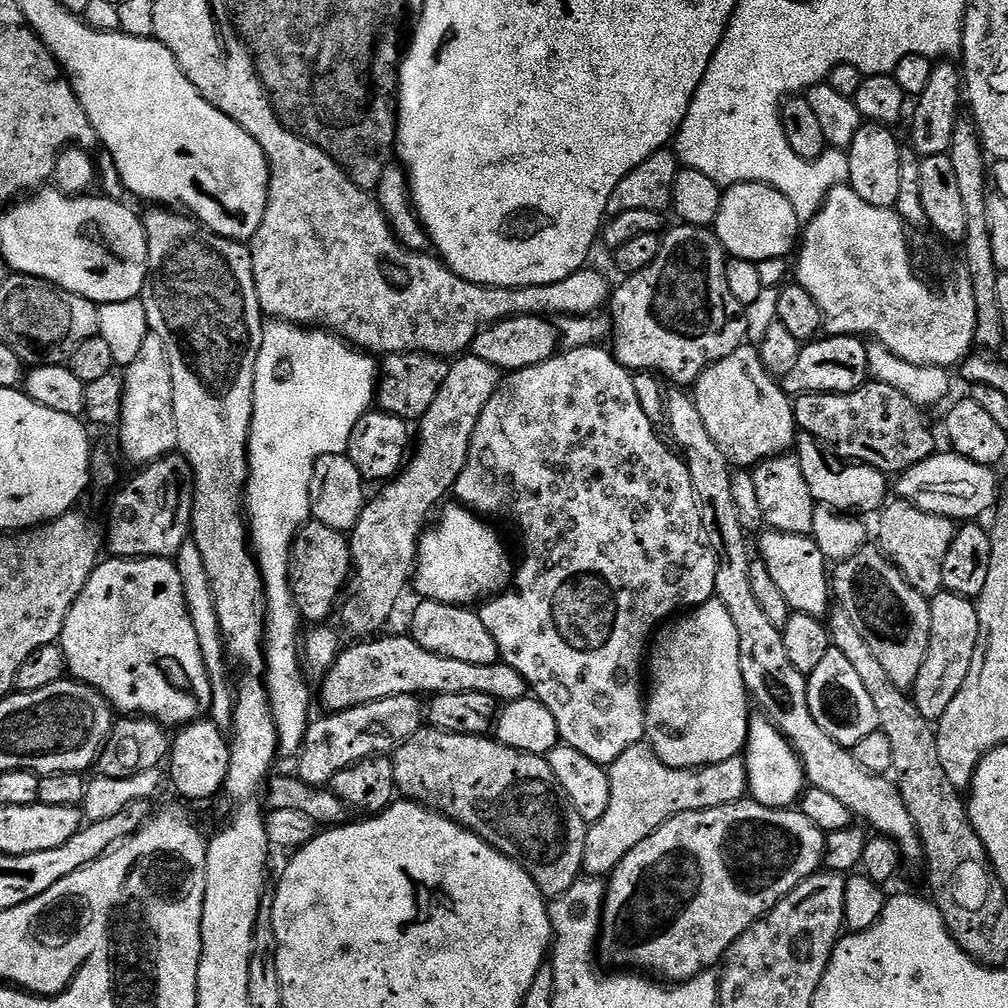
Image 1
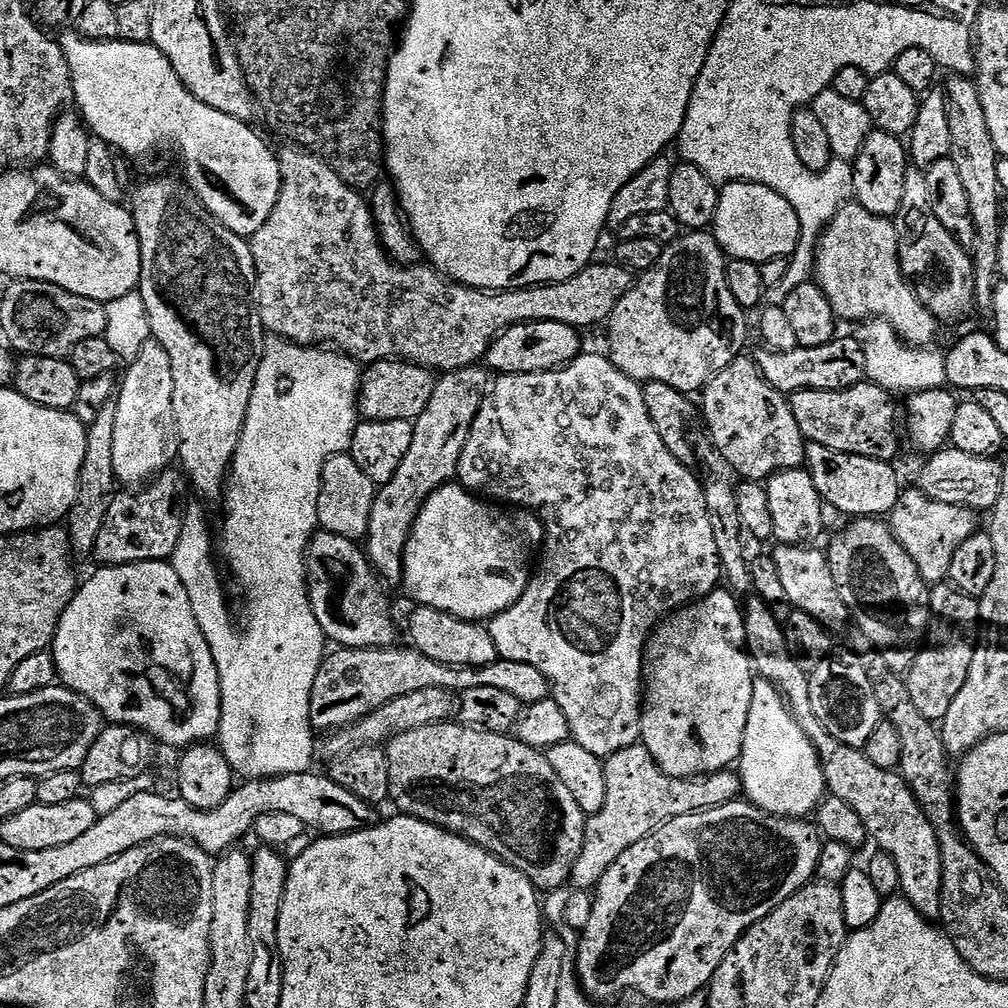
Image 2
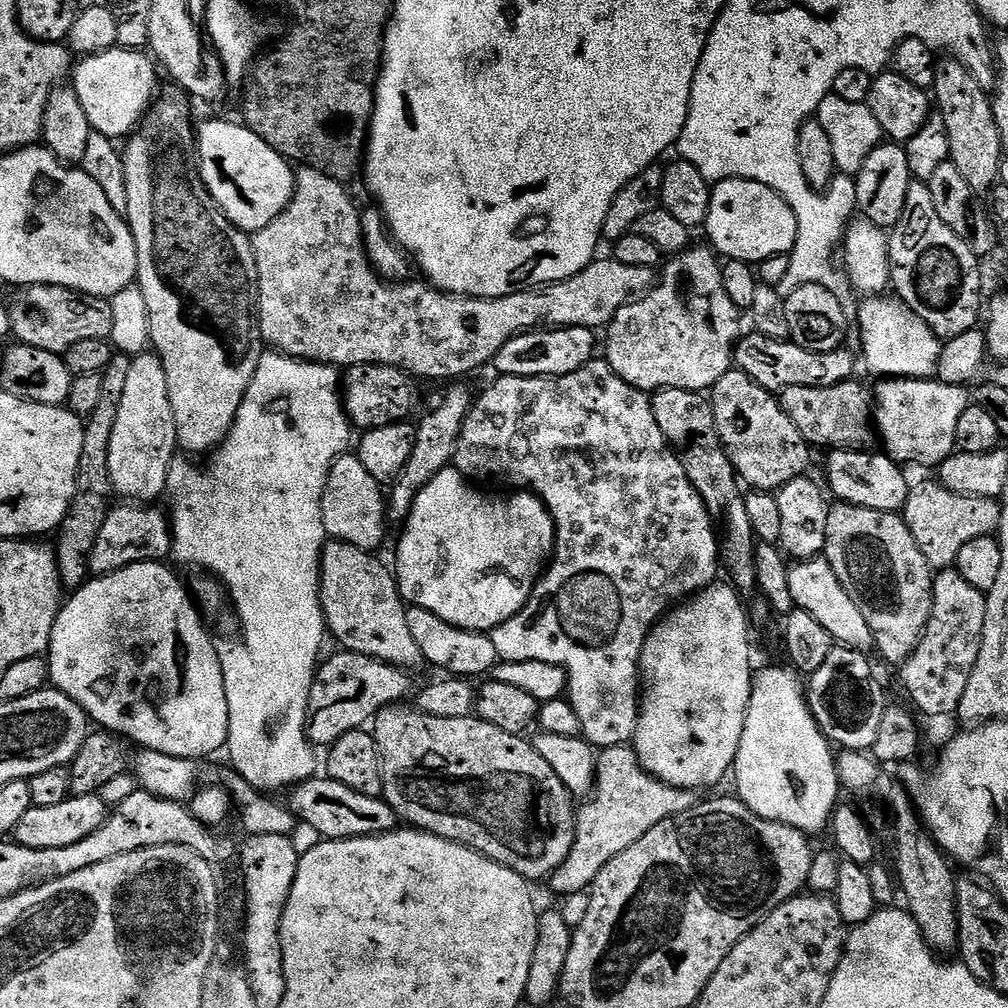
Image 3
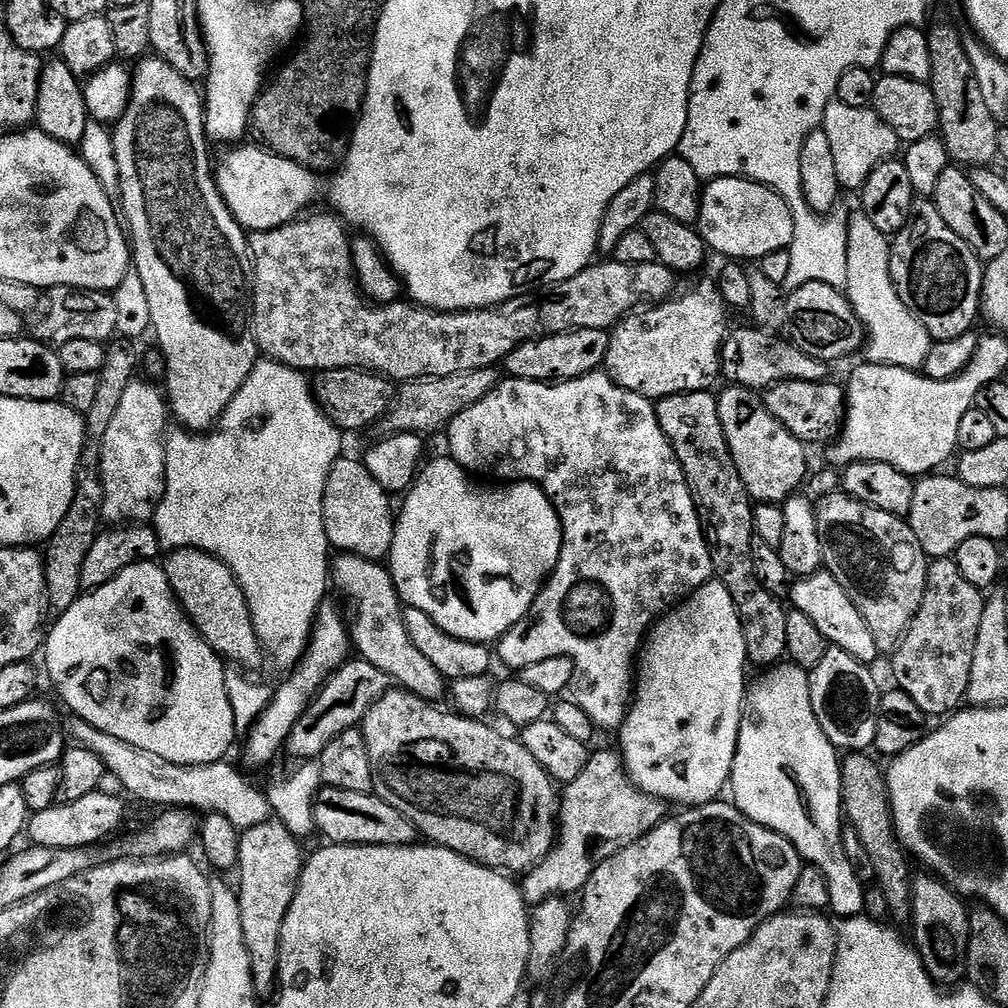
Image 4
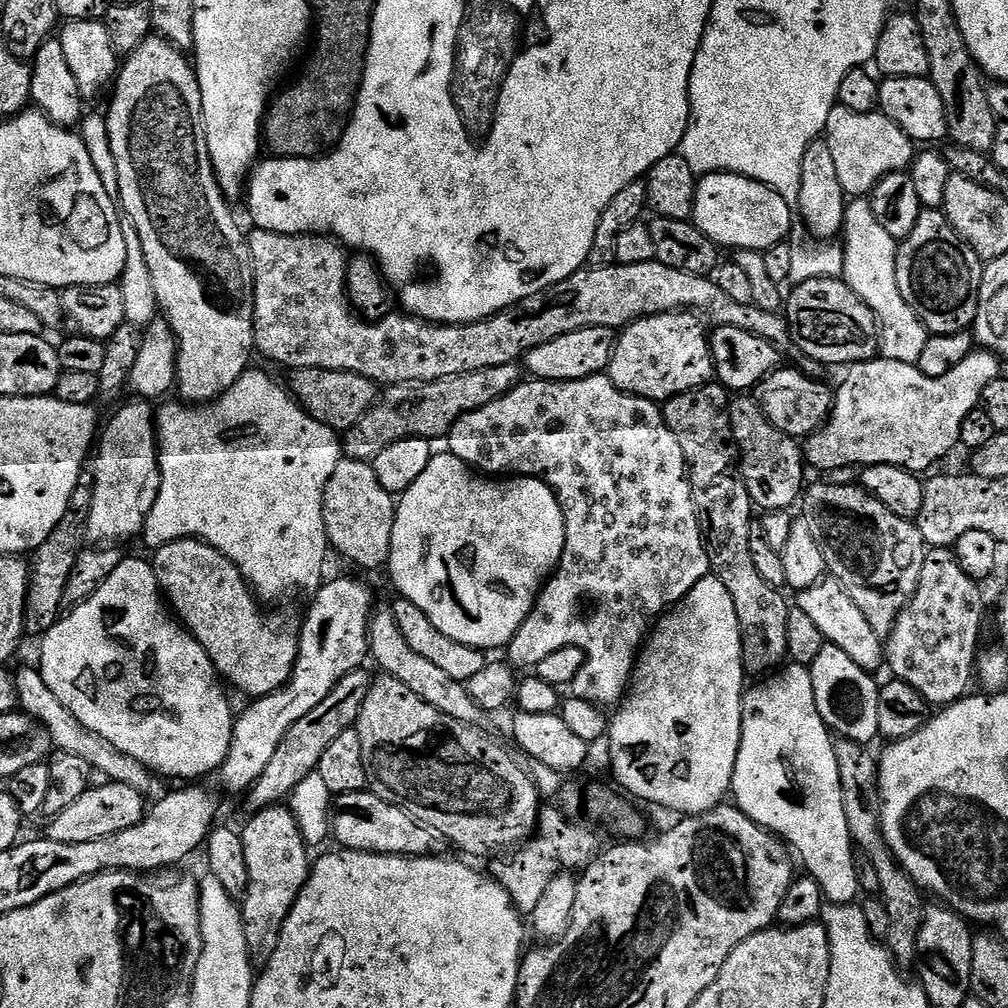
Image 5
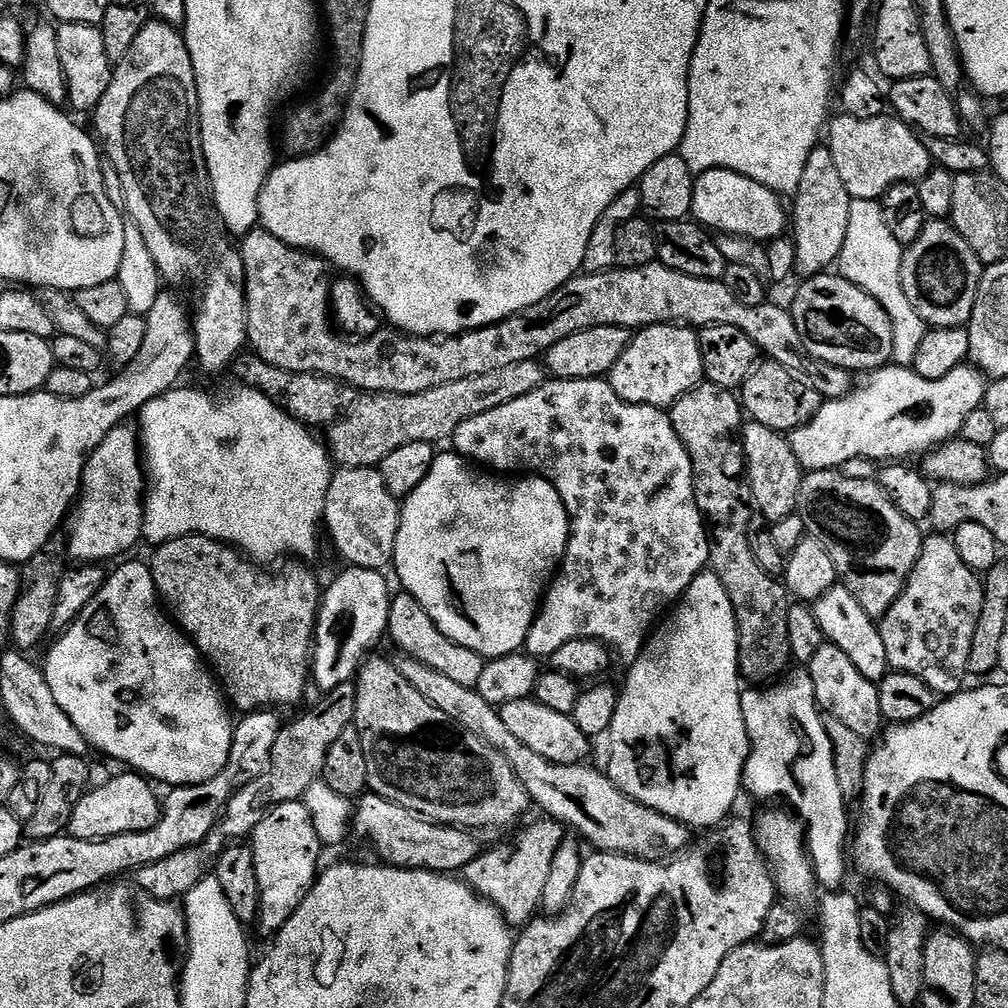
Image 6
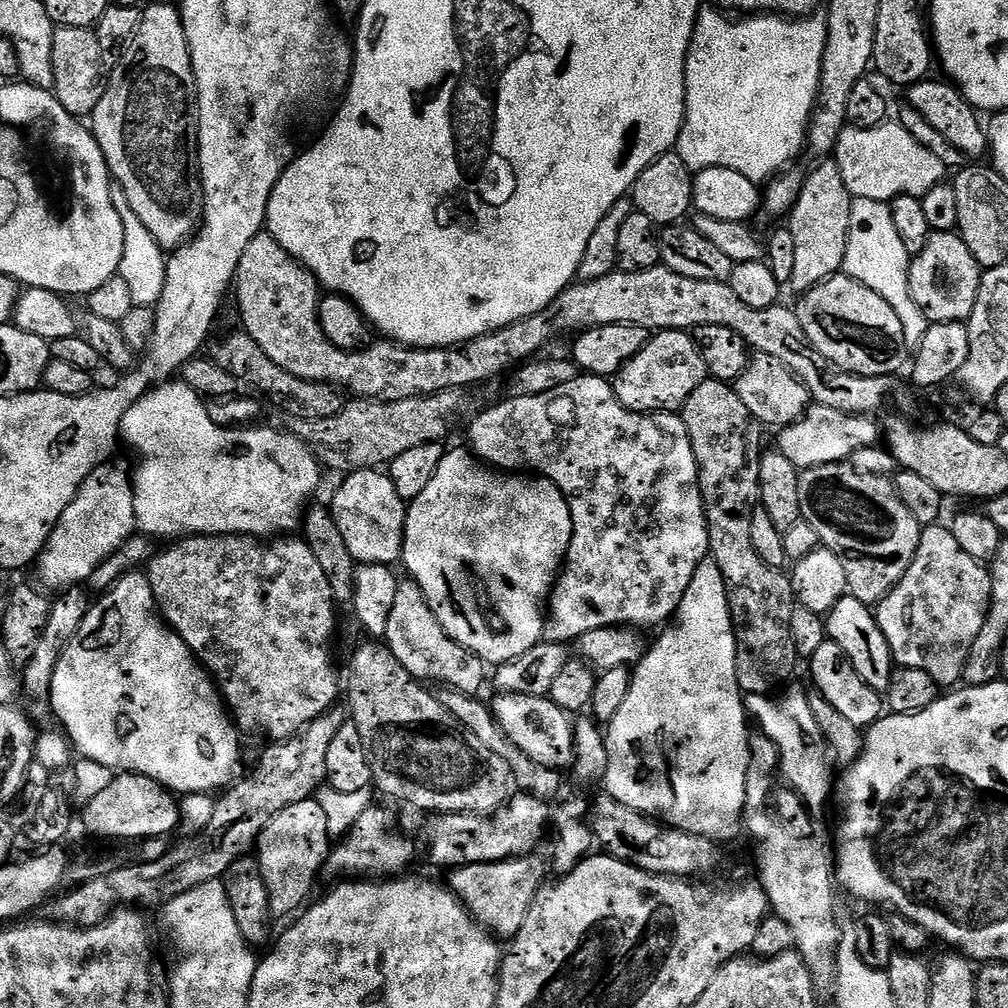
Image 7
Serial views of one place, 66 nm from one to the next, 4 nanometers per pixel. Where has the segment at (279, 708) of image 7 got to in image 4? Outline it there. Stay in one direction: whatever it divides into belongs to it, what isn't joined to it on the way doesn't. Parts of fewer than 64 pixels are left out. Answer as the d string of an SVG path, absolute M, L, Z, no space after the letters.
M178 548L167 553L168 561L163 561L162 567L170 586L176 597L180 599L180 605L184 607L184 613L190 617L196 629L202 634L202 638L210 645L215 652L225 661L239 666L241 669L256 668L260 664L262 649L260 640L256 637L252 615L248 609L246 598L234 578L234 574L218 558L206 554L197 548Z

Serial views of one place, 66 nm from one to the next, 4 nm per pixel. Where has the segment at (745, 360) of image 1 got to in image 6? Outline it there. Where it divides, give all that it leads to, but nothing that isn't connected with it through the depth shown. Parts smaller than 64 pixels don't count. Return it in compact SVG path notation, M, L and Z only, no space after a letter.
M745 423L744 466L746 479L750 486L750 494L752 495L752 504L759 515L765 516L770 522L775 522L791 516L797 511L800 502L800 487L806 473L801 468L798 458L794 458L794 450L788 445L788 437L785 433L775 432L761 424Z

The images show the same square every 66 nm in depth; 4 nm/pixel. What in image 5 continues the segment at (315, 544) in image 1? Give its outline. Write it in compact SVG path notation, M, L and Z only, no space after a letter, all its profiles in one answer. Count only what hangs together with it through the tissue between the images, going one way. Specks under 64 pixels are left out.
M377 607L373 611L372 625L368 627L368 647L371 659L373 661L376 659L376 664L380 667L379 671L385 676L398 678L398 682L402 682L402 686L414 690L414 694L418 694L418 698L422 698L422 702L434 706L434 710L442 710L442 714L446 714L446 718L454 718L458 722L468 724L471 728L483 729L485 727L486 714L478 706L478 702L474 702L474 698L470 698L467 683L450 678L450 674L445 674L439 666L434 666L434 662L430 662L428 659L422 658L422 654L410 650L410 642L406 642L406 638L402 638L402 634L398 630L398 622L394 622L391 607Z

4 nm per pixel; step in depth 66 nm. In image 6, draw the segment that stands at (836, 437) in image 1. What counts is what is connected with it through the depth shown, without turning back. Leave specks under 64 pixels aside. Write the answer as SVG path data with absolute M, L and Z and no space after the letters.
M764 362L756 367L743 388L739 389L738 395L751 423L785 434L798 430L798 426L806 426L806 422L810 422L814 414L818 414L822 403L818 390L814 390L809 380L775 362Z

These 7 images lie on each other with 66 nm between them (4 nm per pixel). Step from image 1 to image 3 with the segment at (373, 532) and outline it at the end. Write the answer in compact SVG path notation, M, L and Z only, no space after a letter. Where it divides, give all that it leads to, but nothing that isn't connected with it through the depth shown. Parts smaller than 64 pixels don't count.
M460 386L449 387L452 389L425 414L424 421L416 428L416 441L414 450L410 454L410 462L406 462L398 479L392 481L386 496L386 516L389 521L407 520L413 502L430 482L430 478L434 478L434 474L438 474L443 468L453 463L460 431L474 403L474 392L468 388L456 387Z

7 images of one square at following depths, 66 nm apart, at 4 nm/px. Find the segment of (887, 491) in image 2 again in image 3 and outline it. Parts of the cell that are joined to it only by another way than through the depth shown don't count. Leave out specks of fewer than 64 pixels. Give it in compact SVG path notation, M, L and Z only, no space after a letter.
M838 448L827 453L828 461L824 464L824 476L828 479L827 491L833 497L836 495L835 499L841 504L853 504L879 512L903 513L910 487L910 479L900 469L903 467L883 451L864 451L868 450Z

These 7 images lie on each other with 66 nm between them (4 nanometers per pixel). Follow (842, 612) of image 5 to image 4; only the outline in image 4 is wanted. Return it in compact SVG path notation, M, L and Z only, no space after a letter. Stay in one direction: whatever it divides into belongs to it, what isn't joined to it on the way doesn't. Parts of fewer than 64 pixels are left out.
M827 570L815 572L813 576L799 577L791 585L790 604L795 611L808 615L818 625L818 630L822 630L831 647L846 650L846 654L858 658L858 662L875 665L874 662L881 653L874 642L874 634L870 634L870 626L866 626L866 618L858 614L858 606L850 602L838 578L834 578Z

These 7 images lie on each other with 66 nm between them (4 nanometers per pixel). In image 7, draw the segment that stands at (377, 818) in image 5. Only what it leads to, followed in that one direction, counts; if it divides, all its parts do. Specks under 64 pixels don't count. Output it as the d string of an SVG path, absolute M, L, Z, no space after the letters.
M520 792L509 796L508 802L491 814L446 812L429 815L421 822L414 840L434 867L451 870L467 864L502 862L535 853L547 828L549 831L549 801L541 800L531 792Z

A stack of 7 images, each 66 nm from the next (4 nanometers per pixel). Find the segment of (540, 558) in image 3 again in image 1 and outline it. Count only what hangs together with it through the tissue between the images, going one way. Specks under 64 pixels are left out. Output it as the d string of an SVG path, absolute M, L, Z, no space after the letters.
M456 502L449 503L435 517L434 523L424 529L424 535L421 536L418 546L416 571L414 573L414 592L416 588L417 597L446 602L447 604L472 606L485 598L503 593L513 583L514 560L512 564L507 550L504 549L503 542L500 541L499 534L488 524L491 523L485 517Z

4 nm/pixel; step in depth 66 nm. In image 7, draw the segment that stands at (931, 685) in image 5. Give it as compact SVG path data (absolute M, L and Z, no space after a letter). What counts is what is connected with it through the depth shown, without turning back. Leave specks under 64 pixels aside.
M937 522L921 531L910 570L874 611L886 642L890 642L893 661L902 668L926 670L941 689L948 690L961 683L970 642L986 622L990 574L981 561L970 558L958 546L951 527L942 525Z

